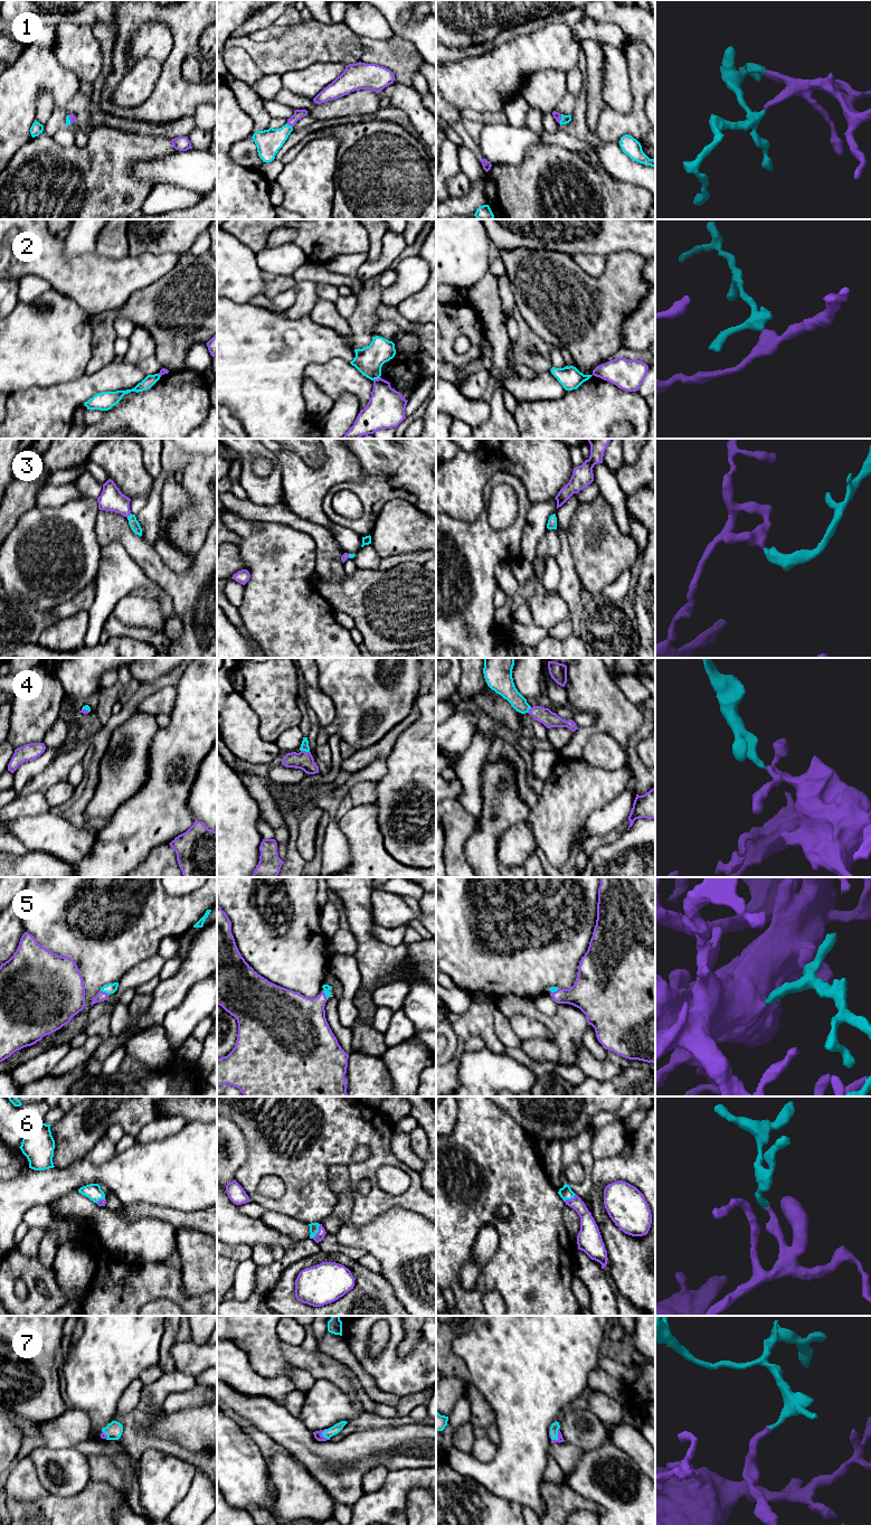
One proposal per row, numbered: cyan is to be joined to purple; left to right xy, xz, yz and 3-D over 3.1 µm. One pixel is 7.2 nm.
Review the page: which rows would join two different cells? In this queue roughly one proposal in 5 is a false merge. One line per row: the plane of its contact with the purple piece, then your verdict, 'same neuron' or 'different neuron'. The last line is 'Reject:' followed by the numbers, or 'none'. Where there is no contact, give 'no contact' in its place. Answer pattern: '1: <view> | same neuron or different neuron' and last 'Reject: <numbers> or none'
1: xz | same neuron
2: xz | different neuron
3: xy | same neuron
4: xz | same neuron
5: xy | same neuron
6: xz | same neuron
7: xz | same neuron
Reject: 2

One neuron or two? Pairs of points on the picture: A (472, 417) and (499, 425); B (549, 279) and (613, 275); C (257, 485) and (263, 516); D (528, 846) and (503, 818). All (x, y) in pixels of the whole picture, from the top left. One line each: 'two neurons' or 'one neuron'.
A: two neurons
B: one neuron
C: two neurons
D: two neurons

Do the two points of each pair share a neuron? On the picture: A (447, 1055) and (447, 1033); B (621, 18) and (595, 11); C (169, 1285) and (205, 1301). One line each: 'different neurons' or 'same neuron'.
A: same neuron
B: same neuron
C: same neuron

